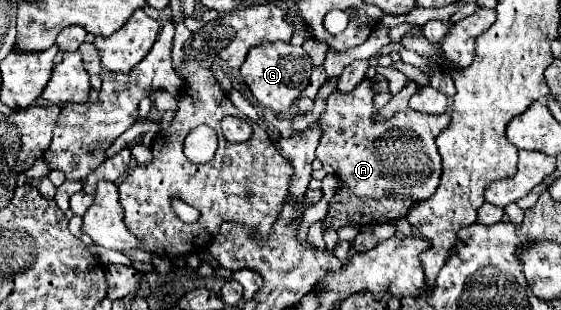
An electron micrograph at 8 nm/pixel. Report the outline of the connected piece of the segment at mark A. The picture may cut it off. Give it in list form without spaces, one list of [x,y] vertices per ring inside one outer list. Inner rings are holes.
[[[362,81],[350,93],[334,91],[328,101],[326,109],[320,115],[322,137],[316,149],[316,157],[330,165],[336,177],[350,187],[350,191],[358,197],[410,197],[414,201],[424,201],[434,195],[440,183],[442,159],[434,145],[436,135],[448,127],[450,115],[426,115],[414,109],[406,109],[396,113],[392,119],[374,123],[372,103],[374,91],[370,81]]]

